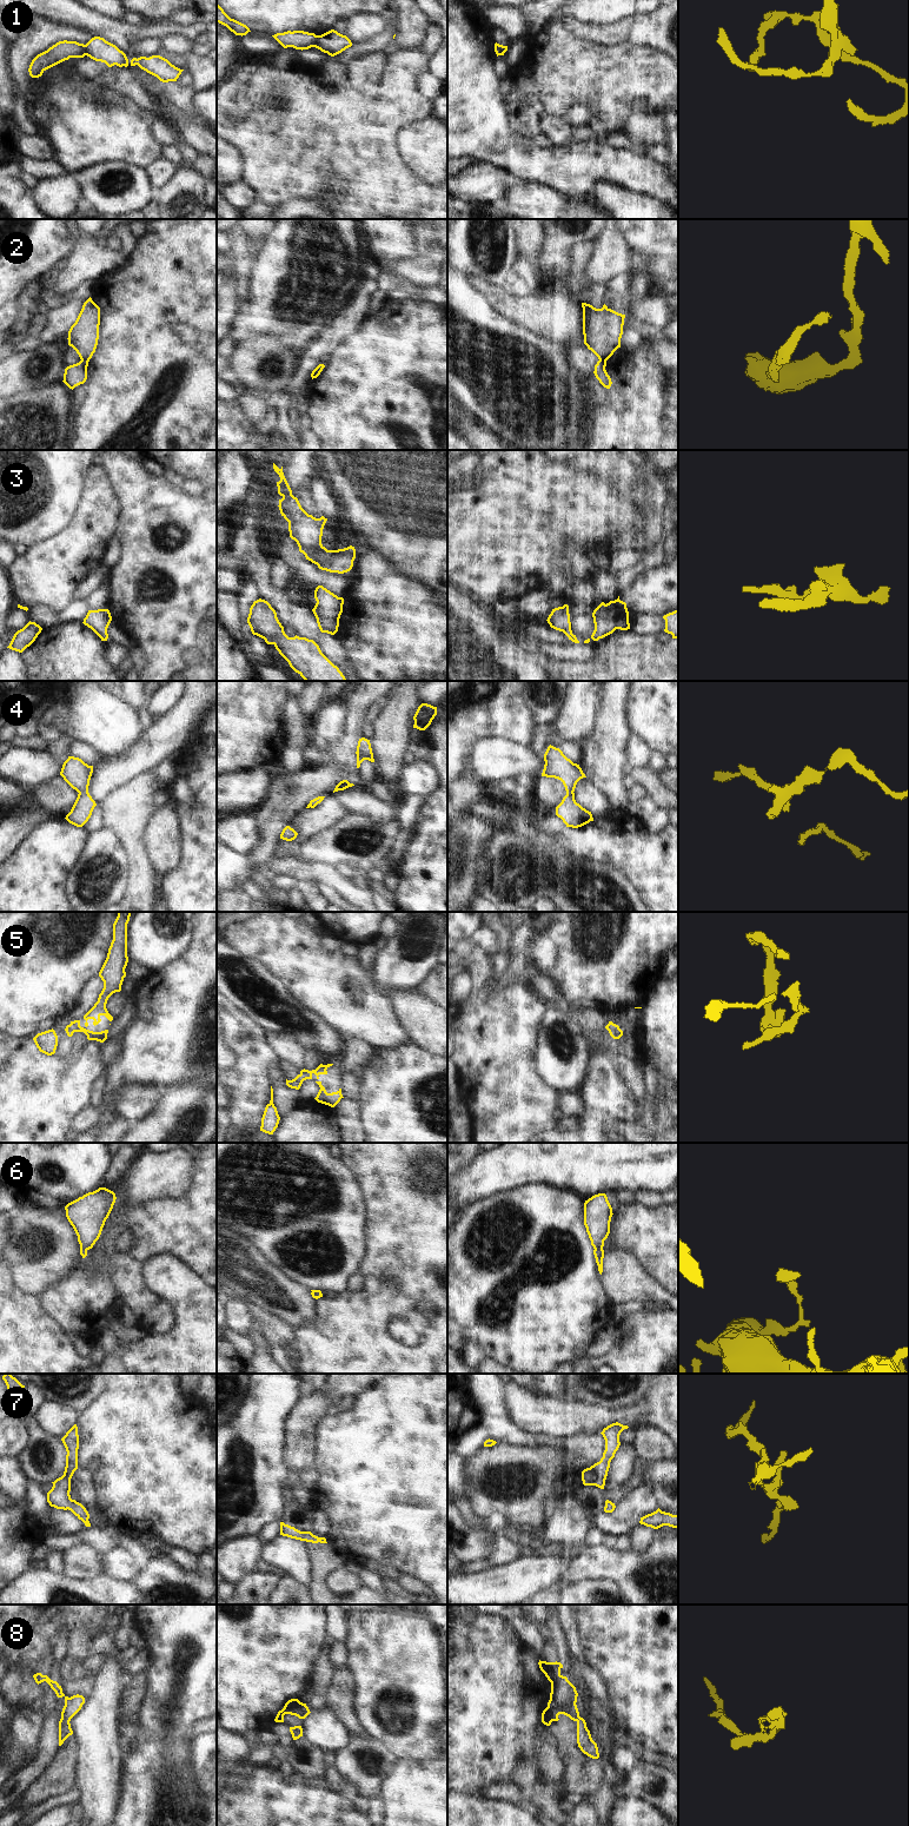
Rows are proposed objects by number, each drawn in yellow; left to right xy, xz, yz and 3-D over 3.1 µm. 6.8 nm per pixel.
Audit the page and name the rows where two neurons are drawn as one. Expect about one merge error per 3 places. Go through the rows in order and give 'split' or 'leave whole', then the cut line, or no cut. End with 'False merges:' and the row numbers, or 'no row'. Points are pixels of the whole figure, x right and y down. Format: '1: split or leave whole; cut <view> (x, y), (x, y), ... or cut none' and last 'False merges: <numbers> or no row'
1: split; cut xz (317, 35), (313, 46)
2: split; cut xy (81, 359), (87, 362)
3: leave whole; cut none
4: leave whole; cut none
5: leave whole; cut none
6: leave whole; cut none
7: leave whole; cut none
8: leave whole; cut none
False merges: 1, 2

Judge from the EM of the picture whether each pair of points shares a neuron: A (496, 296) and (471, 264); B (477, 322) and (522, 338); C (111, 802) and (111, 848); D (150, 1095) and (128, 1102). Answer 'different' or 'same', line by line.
A: different
B: same
C: different
D: same

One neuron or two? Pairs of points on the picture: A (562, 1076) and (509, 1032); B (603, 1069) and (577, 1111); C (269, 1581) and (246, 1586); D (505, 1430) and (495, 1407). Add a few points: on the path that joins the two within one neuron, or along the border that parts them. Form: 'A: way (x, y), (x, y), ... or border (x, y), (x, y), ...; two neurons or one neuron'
A: border (541, 1026), (537, 1040), (536, 1071), (543, 1080); two neurons
B: border (579, 1093), (586, 1111), (579, 1119); two neurons
C: way (263, 1583), (252, 1586); one neuron
D: way (499, 1424), (495, 1420), (495, 1413); one neuron

